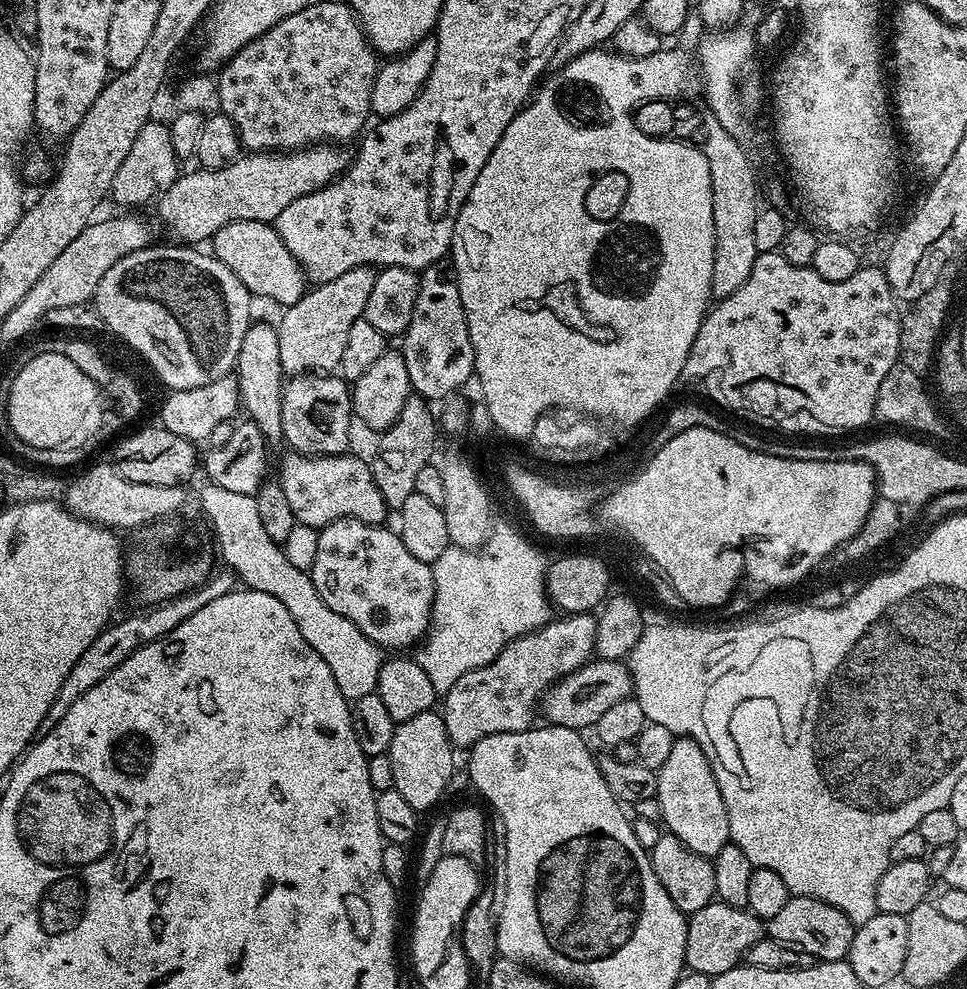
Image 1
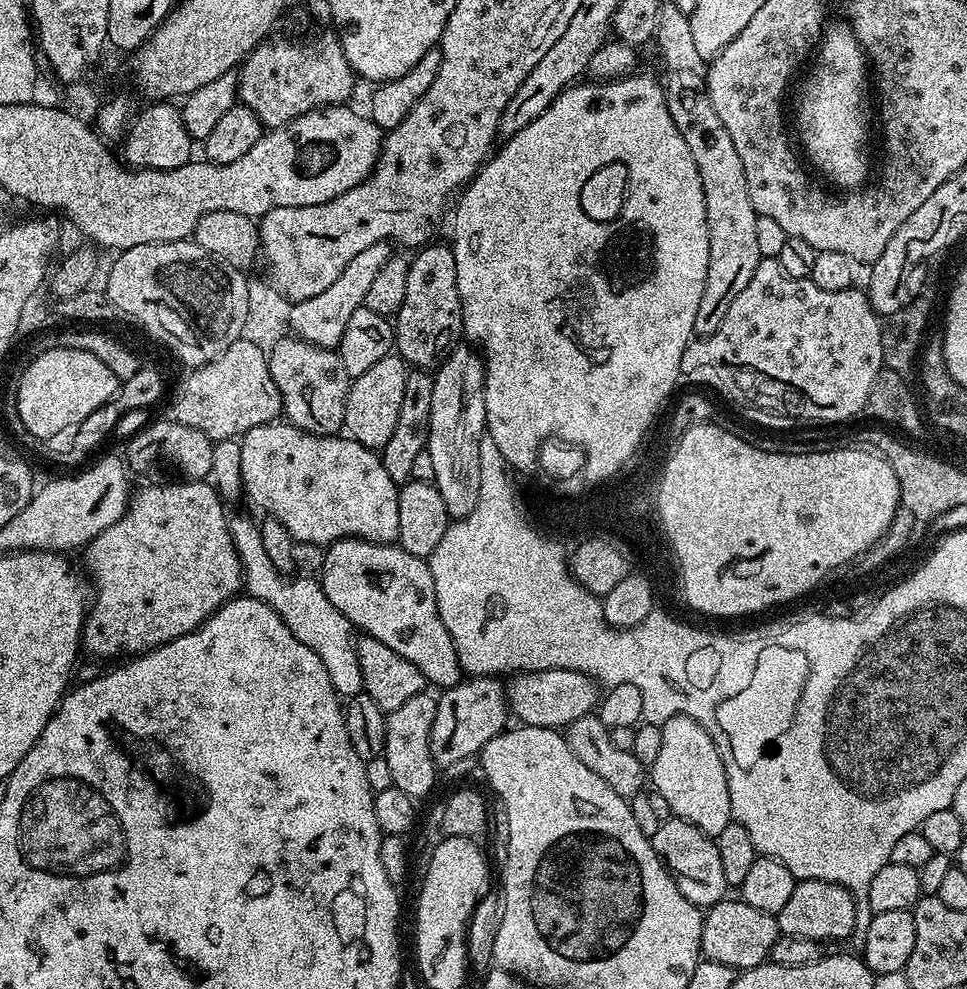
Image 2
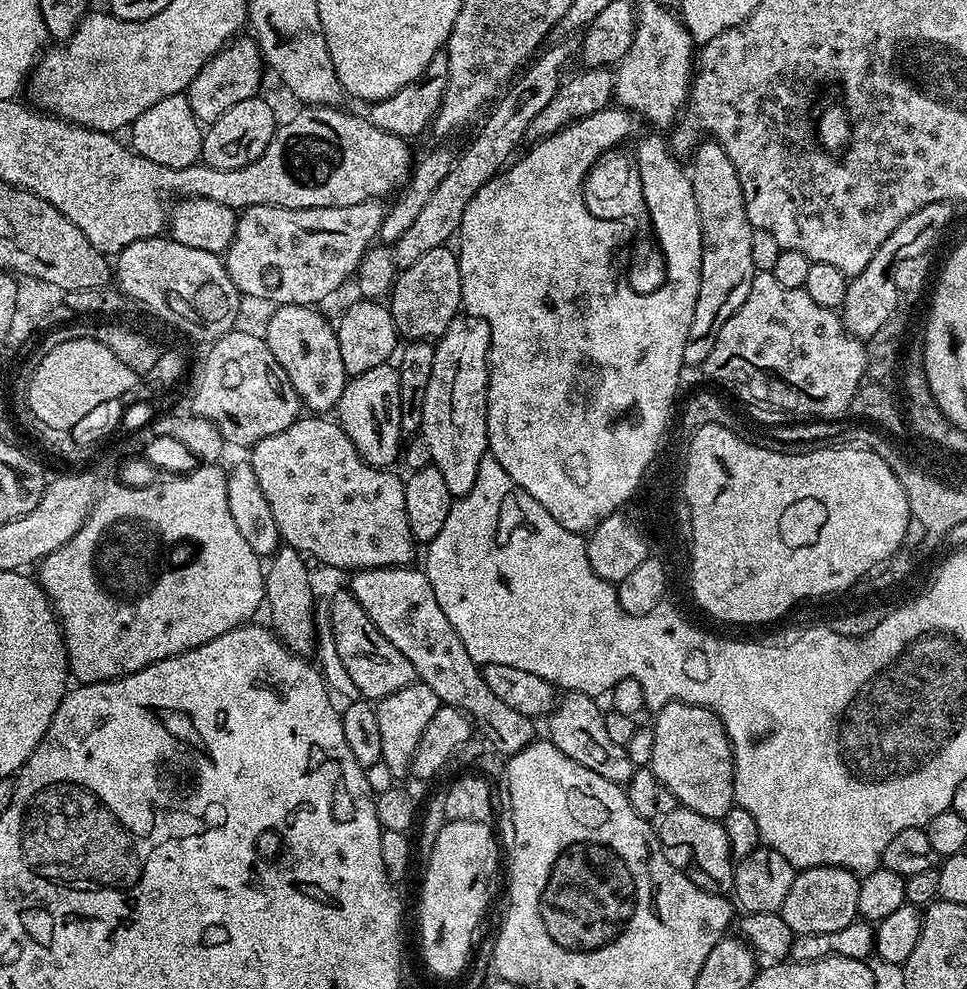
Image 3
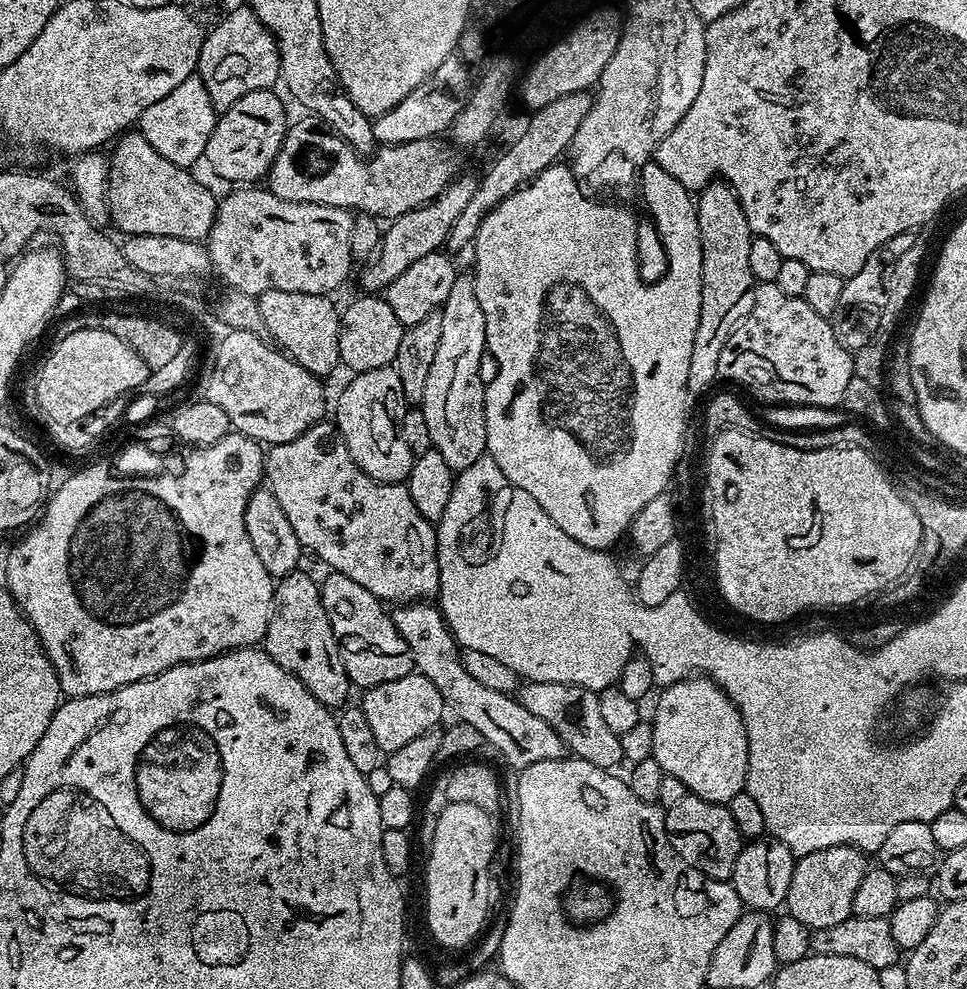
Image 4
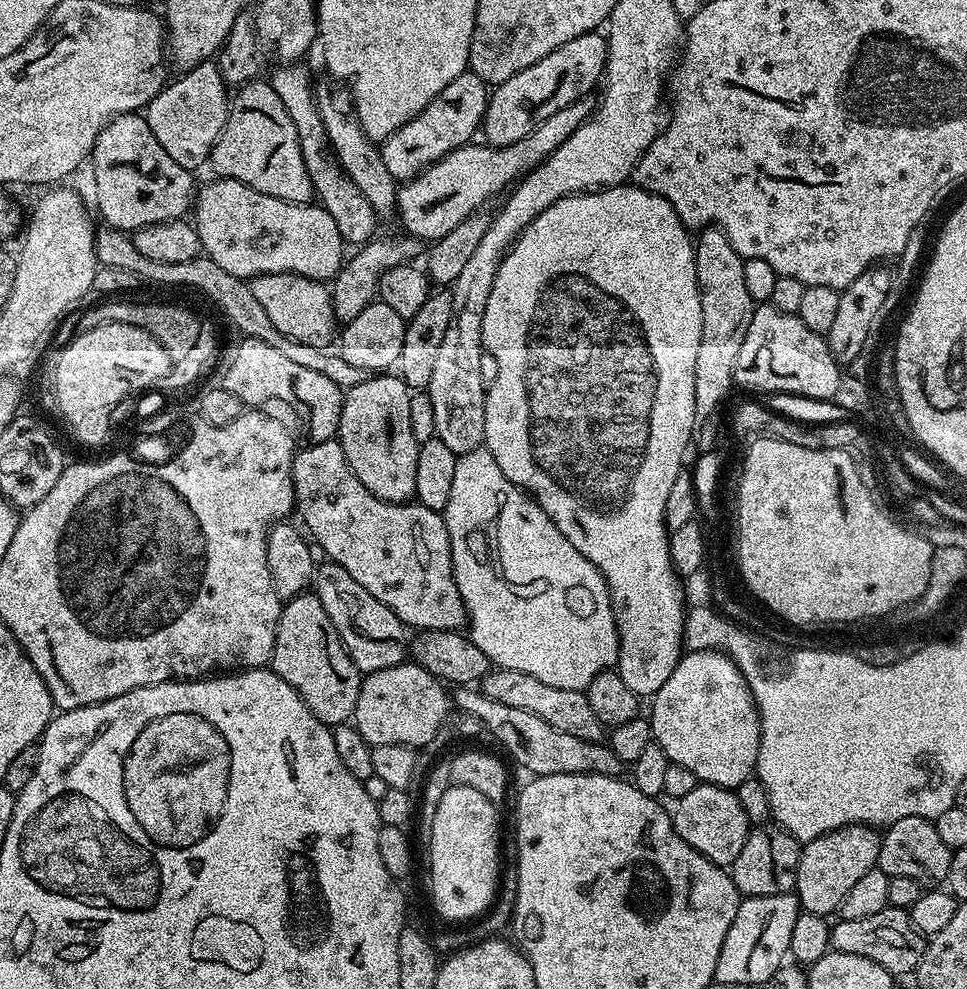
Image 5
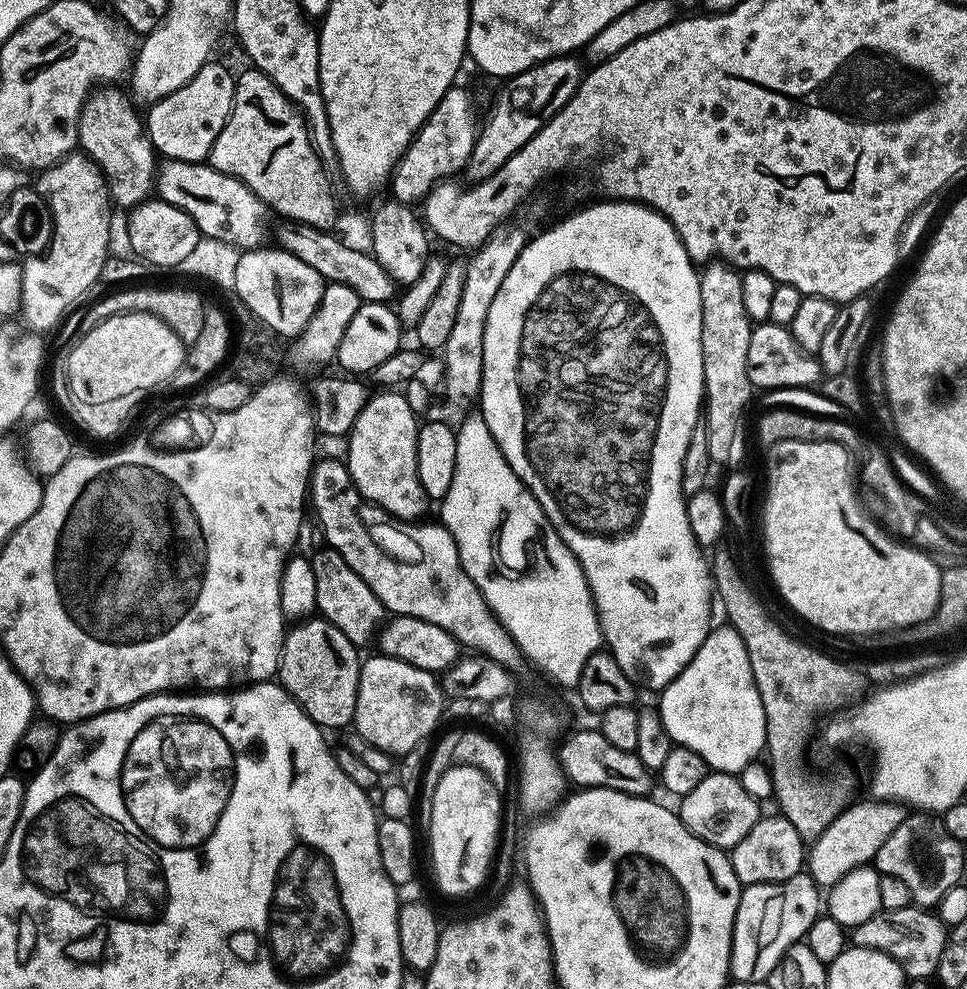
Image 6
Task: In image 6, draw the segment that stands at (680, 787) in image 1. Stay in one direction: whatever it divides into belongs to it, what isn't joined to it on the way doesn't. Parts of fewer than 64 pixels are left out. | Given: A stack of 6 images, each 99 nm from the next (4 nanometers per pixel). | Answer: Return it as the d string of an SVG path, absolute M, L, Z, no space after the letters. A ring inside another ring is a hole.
M731 626L713 627L708 636L698 646L698 654L659 693L658 711L662 726L666 726L666 734L670 734L673 745L689 748L700 755L707 767L714 772L730 772L738 774L747 764L753 763L756 756L766 748L766 710L762 710L762 698L758 694L758 686L754 682L754 670L750 670L750 654L746 654L746 646Z

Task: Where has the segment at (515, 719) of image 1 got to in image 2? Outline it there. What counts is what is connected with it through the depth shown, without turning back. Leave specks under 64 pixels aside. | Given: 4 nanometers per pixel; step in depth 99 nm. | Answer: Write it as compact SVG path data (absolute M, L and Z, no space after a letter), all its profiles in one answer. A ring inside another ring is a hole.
M474 676L461 679L452 688L445 688L436 696L434 726L430 730L430 754L437 769L447 770L467 756L476 756L490 738L505 731L510 720L506 688L495 676Z

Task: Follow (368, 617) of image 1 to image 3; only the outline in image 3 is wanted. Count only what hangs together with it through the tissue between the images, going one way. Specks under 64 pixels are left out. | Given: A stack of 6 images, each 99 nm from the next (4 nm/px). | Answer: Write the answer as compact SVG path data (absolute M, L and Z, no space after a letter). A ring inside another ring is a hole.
M401 566L398 568L366 568L355 573L356 576L350 585L353 598L370 614L370 622L390 638L391 644L398 646L406 658L410 658L410 666L414 666L419 683L430 686L434 694L440 700L441 705L457 708L468 715L472 721L475 731L491 747L497 748L503 754L520 752L527 744L532 743L534 733L532 733L533 721L526 714L518 714L518 710L510 710L506 702L501 702L486 686L481 669L466 654L466 646L462 646L462 638L450 626L450 618L442 614L442 606L438 606L438 598L434 598L434 586L430 586L428 575L416 566Z

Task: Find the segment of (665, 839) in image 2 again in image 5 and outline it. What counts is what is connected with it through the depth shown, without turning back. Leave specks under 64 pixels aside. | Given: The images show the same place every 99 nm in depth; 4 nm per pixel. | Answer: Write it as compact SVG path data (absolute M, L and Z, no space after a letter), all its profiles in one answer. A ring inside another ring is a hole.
M698 782L688 794L677 799L674 806L676 809L673 807L670 815L676 833L710 862L732 865L742 846L746 846L750 831L746 810L742 810L742 802L738 802L735 791L717 784Z

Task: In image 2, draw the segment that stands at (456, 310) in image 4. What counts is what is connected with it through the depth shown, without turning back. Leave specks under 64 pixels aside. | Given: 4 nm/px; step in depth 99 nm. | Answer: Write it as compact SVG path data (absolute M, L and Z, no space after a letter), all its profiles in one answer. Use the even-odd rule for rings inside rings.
M457 346L435 369L432 381L434 395L430 402L430 434L426 449L426 460L432 463L431 479L436 485L442 502L446 502L449 517L459 518L470 514L478 506L478 446L486 434L486 398L484 397L484 358L475 347Z

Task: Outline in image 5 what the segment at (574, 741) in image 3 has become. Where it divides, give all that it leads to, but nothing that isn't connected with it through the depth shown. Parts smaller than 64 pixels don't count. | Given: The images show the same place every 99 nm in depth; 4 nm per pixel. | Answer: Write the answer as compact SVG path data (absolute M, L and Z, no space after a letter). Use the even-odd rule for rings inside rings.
M493 667L484 675L478 684L479 691L494 702L502 702L502 706L514 706L514 710L526 710L530 714L538 714L554 730L562 730L562 734L574 734L574 738L603 741L606 736L605 725L601 724L598 714L590 706L587 695L578 690L562 690L559 686L546 686L546 682L534 678L531 674L522 674L522 670Z

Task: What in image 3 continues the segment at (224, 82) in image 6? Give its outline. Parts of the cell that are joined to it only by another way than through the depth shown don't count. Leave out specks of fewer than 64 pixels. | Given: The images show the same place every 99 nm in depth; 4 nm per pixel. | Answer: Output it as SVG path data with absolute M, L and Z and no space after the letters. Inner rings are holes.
M187 95L162 98L162 102L154 102L146 114L142 114L130 125L130 147L136 155L150 162L158 162L158 166L185 168L201 159L204 146L204 132L197 120L194 110L190 110Z

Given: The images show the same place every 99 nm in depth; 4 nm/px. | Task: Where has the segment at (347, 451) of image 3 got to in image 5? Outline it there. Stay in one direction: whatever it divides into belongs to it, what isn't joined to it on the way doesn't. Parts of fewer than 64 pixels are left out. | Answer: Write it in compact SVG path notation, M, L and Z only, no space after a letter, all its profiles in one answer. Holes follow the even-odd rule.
M336 438L308 444L293 455L292 489L296 495L294 508L298 516L300 512L299 523L306 529L307 535L322 546L327 559L342 566L342 570L346 570L354 582L370 590L378 602L394 610L396 617L409 629L454 632L465 627L468 611L454 582L450 538L441 513L419 502L395 504L370 494L370 490L358 482L354 470L350 470L346 454Z

